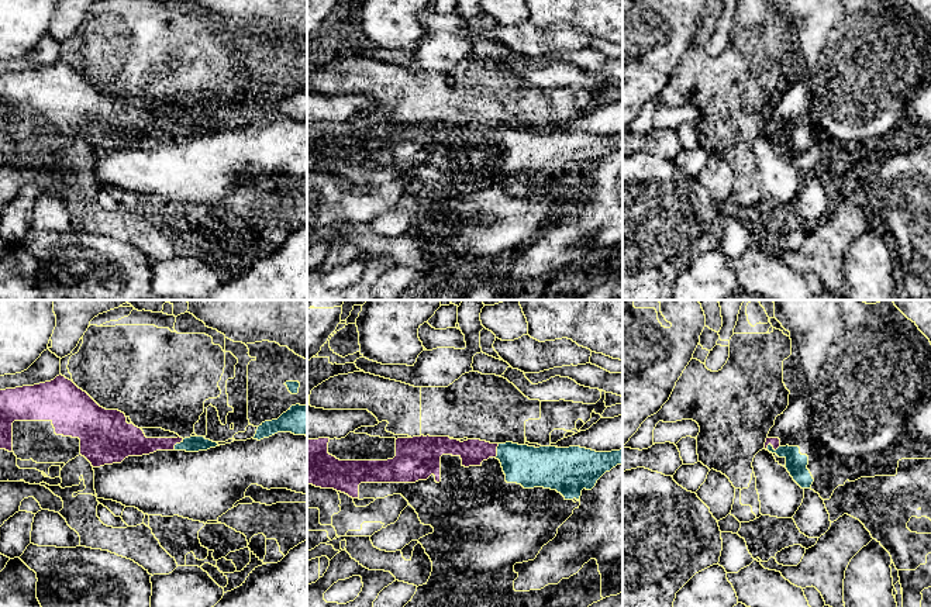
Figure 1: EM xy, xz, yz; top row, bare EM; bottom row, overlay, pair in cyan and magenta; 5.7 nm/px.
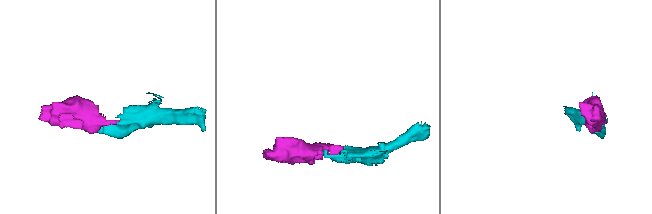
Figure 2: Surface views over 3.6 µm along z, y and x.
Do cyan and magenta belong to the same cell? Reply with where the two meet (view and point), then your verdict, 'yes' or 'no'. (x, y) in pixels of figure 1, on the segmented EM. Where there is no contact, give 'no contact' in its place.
meets cyan in yz at (771, 445); yes

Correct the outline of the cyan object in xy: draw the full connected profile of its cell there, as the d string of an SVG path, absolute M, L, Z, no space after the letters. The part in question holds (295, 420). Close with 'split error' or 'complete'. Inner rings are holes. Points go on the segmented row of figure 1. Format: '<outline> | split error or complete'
M307 404L292 406L277 420L262 423L256 430L254 439L261 441L277 432L292 432L294 435L307 437Z | complete

